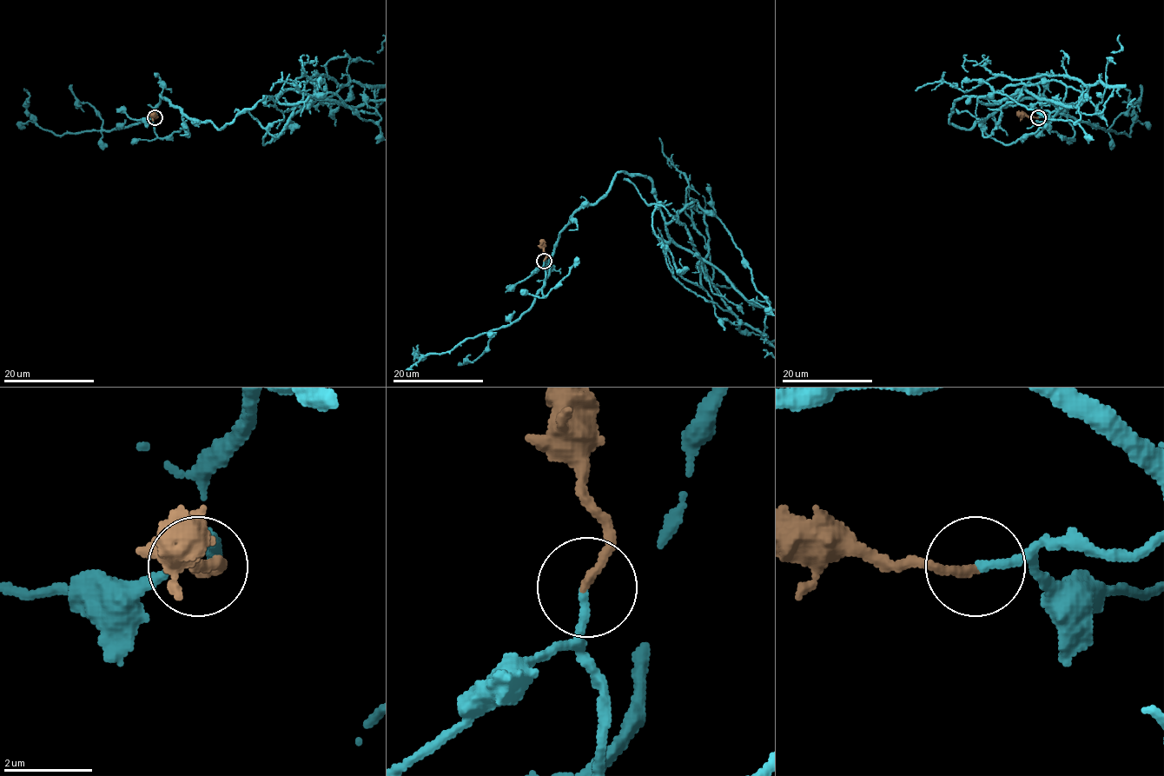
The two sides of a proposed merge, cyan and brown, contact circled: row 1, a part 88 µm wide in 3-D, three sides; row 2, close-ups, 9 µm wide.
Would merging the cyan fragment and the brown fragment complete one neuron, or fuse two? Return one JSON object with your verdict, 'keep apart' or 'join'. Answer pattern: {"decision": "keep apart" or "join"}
{"decision": "join"}

